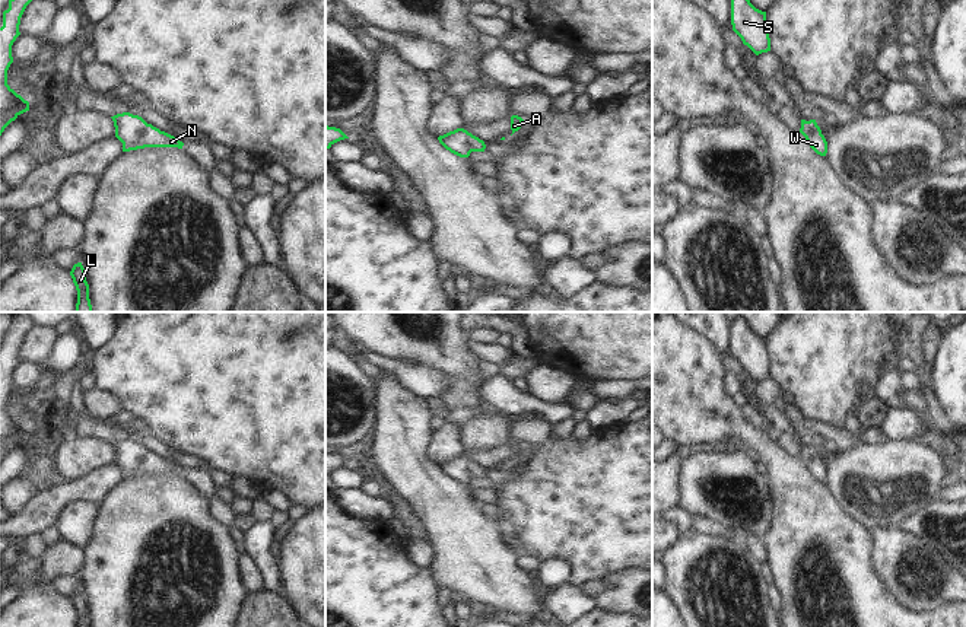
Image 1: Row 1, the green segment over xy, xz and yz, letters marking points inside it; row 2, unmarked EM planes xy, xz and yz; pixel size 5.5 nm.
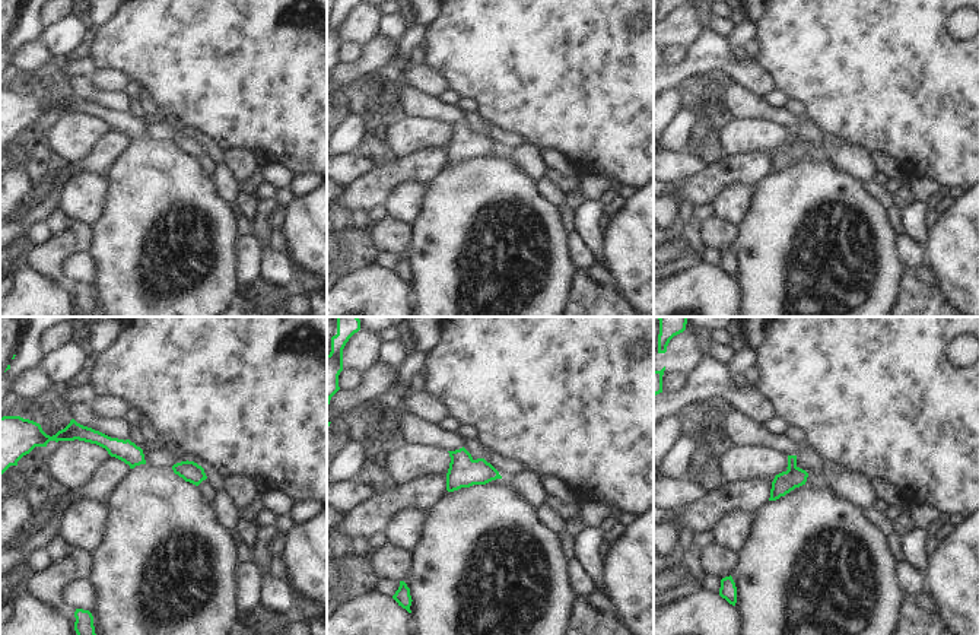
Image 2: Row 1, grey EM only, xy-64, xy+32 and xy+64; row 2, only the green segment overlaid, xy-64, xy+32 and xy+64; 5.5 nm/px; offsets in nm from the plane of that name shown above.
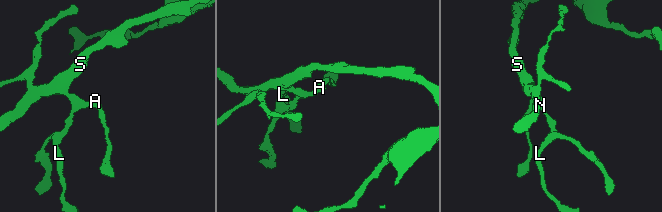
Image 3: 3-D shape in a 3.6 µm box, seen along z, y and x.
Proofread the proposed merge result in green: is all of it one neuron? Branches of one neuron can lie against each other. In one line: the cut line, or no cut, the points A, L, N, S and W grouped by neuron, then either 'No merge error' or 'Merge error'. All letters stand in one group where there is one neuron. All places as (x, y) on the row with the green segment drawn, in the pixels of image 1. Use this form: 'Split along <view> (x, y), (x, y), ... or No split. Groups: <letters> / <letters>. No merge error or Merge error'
No split. Groups: A L N S W. No merge error

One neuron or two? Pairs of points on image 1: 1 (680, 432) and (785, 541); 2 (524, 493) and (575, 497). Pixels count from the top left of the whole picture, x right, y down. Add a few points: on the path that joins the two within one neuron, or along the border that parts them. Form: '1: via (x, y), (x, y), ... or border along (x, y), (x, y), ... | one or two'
1: via (724, 429), (744, 430), (781, 465), (785, 497) | one
2: via (537, 493), (556, 493), (562, 497) | one

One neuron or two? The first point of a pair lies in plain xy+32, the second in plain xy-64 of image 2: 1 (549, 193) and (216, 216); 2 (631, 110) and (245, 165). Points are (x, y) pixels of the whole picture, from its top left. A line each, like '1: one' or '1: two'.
1: two
2: two

